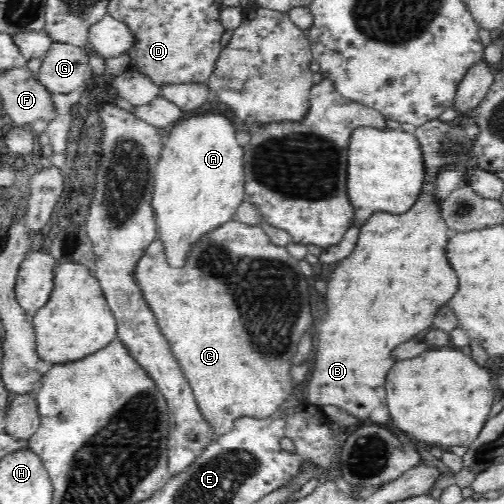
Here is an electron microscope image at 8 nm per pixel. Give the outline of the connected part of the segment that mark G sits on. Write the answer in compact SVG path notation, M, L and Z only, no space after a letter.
M53 43L42 57L35 77L48 92L68 94L78 90L92 76L89 61L82 47Z

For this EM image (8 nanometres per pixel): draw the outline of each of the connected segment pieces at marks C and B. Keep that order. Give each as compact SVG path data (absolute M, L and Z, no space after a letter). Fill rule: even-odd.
M236 218L220 223L217 227L206 231L185 254L184 264L180 268L170 266L164 248L164 241L160 237L154 237L143 250L143 253L137 258L136 266L131 271L131 278L135 282L135 286L139 288L139 294L150 309L151 314L155 318L155 324L160 329L162 336L166 339L167 345L170 347L171 353L178 361L183 375L187 378L197 407L206 419L206 422L211 426L214 433L223 435L226 434L232 427L235 418L238 417L254 417L264 418L277 411L286 400L292 396L298 395L299 388L290 375L290 368L293 365L292 360L296 355L296 344L300 340L300 334L306 332L310 328L310 322L314 320L312 304L310 304L310 294L308 294L308 282L304 280L304 275L298 270L299 261L292 257L286 250L286 247L274 244L270 237L265 233L265 230L258 225L247 225ZM264 294L268 294L268 314L250 314L250 312L258 312L260 304L260 296L264 298Z
M434 119L424 122L422 126L418 126L414 130L413 135L415 140L417 140L419 146L419 154L422 157L423 164L423 186L419 190L415 201L403 212L398 214L392 214L390 211L372 211L366 219L366 222L363 222L359 226L360 232L358 232L356 237L356 244L353 244L352 252L346 254L342 261L338 261L334 272L330 274L328 278L327 290L326 290L326 308L323 316L320 321L316 321L313 326L314 332L320 334L318 338L318 344L316 344L316 365L314 366L314 372L312 372L312 377L308 382L308 387L306 388L305 398L308 402L319 405L332 404L338 406L355 416L360 418L363 422L372 422L378 424L384 424L389 427L389 414L387 413L386 406L386 393L385 386L383 382L385 381L386 371L389 369L389 366L396 360L391 354L391 348L396 346L399 342L404 342L408 339L414 339L418 333L422 332L425 328L432 326L433 316L436 314L436 311L444 304L447 300L450 300L454 296L458 288L458 276L456 276L456 271L452 268L451 263L446 254L446 249L448 246L448 229L449 226L446 224L446 221L441 216L441 202L440 197L438 197L438 189L434 187L434 182L440 170L444 166L460 166L462 165L473 165L475 154L473 151L474 143L476 142L479 130L476 125L471 122L461 122L461 121L451 121L451 122L442 122L442 120Z

